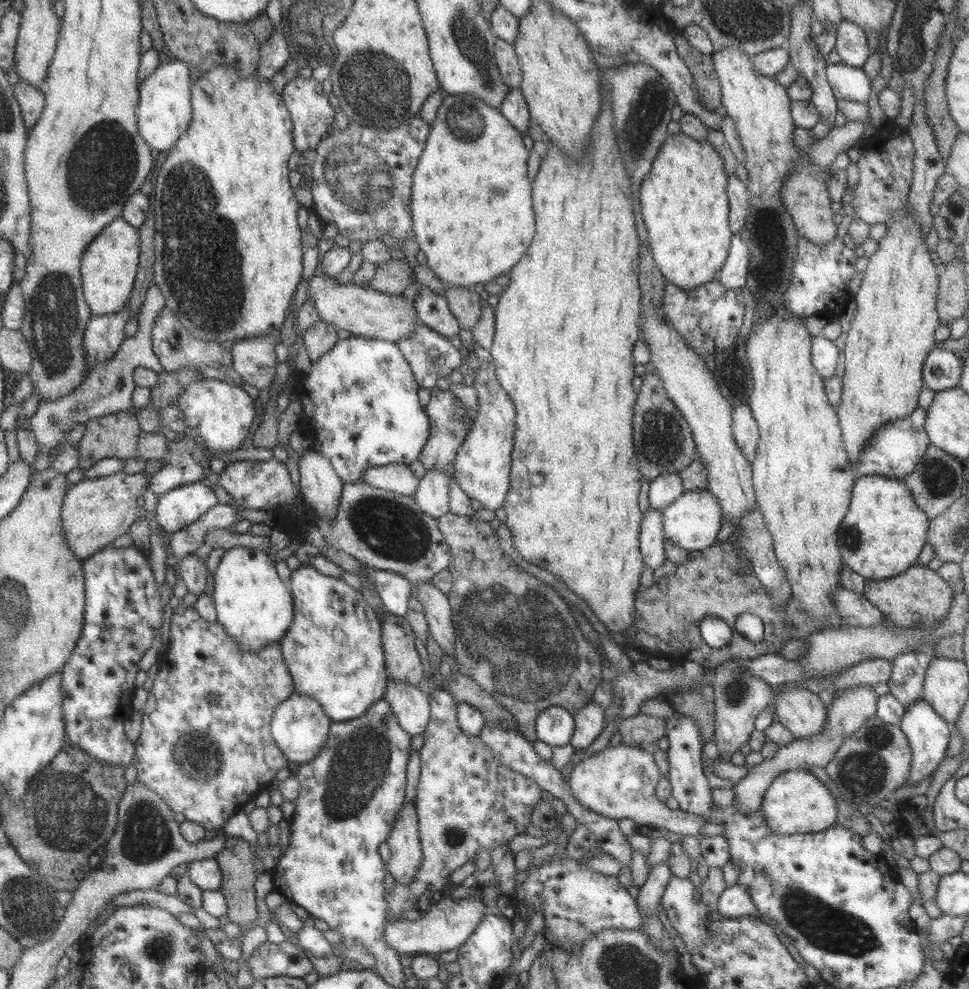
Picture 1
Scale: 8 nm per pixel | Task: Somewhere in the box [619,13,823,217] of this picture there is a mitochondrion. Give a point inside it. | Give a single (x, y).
(649, 111)

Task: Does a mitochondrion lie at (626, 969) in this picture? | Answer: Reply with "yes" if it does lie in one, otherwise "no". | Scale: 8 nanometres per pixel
yes

